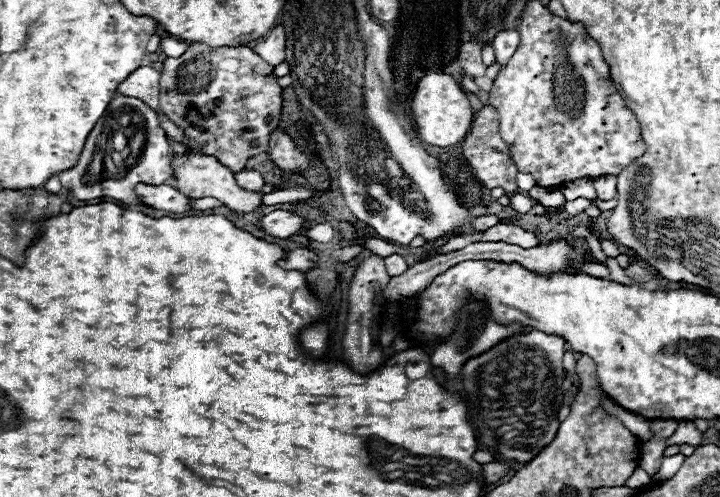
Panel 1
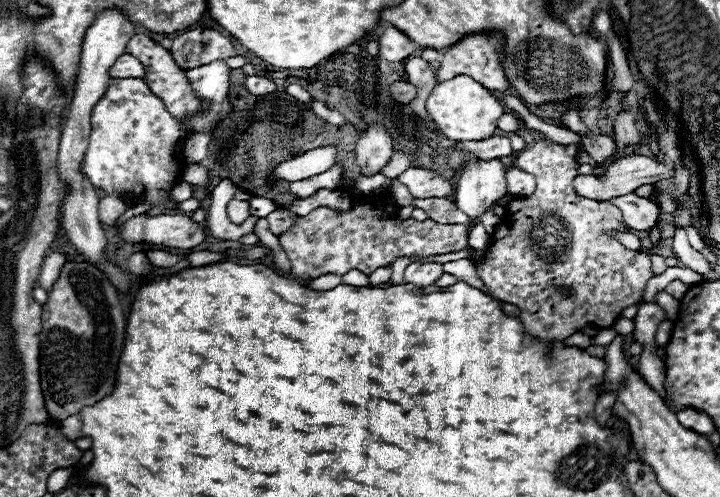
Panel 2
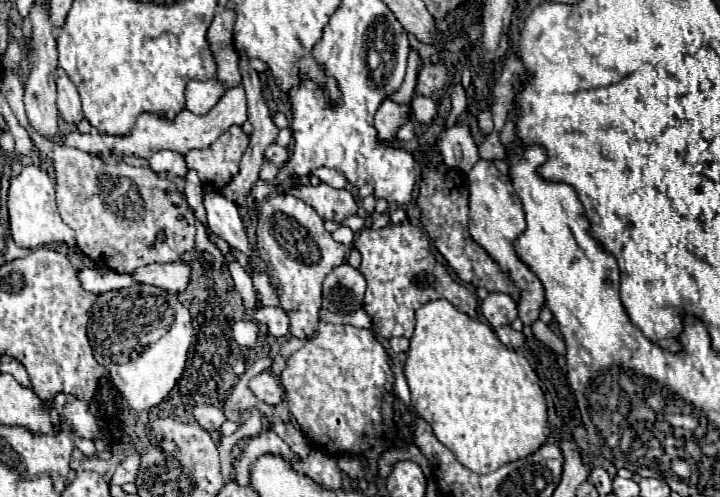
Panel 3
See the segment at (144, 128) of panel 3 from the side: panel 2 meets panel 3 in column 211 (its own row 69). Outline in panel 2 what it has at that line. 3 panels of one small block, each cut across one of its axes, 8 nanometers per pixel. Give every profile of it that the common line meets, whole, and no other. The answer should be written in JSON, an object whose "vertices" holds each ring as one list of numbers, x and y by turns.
{"vertices":[[122,54,110,68,112,78,142,78,144,74,146,72,144,72,144,66,140,64,140,60,130,54]]}

